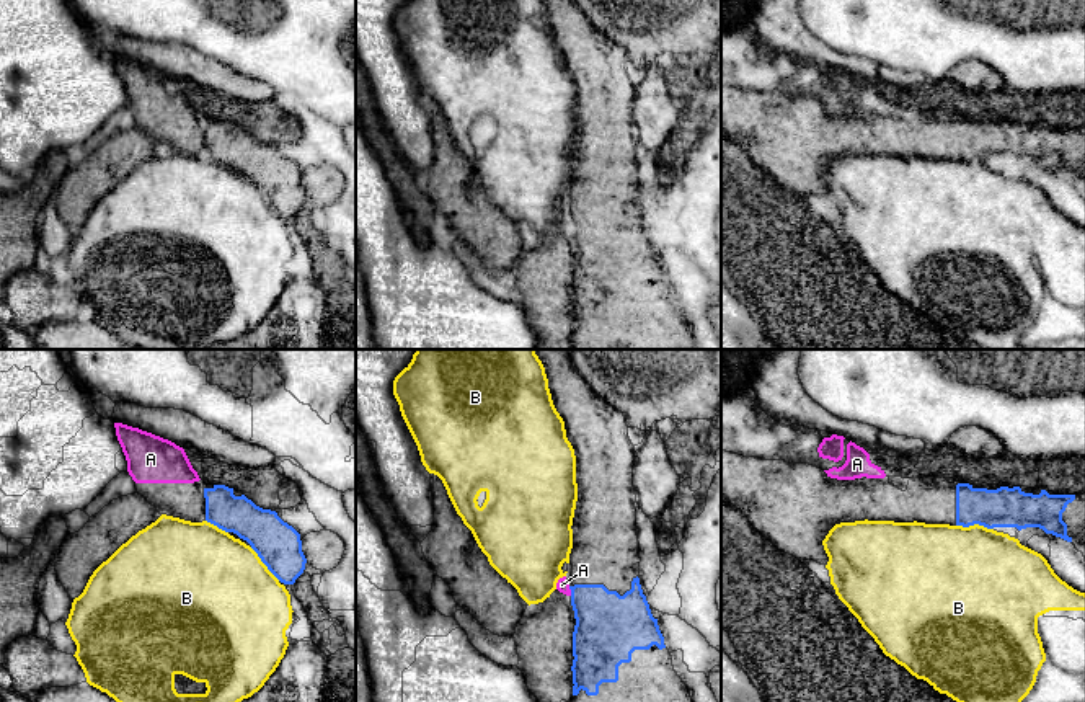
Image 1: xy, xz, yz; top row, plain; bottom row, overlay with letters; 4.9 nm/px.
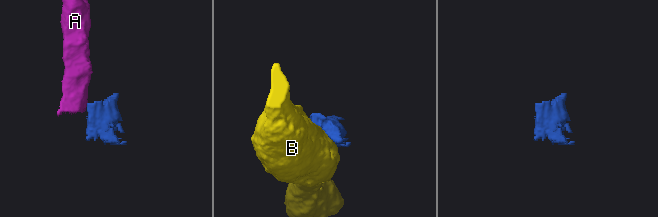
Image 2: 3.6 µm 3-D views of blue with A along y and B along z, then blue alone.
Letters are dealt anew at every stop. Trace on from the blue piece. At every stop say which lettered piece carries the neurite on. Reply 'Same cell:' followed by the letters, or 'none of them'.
Same cell: none of them

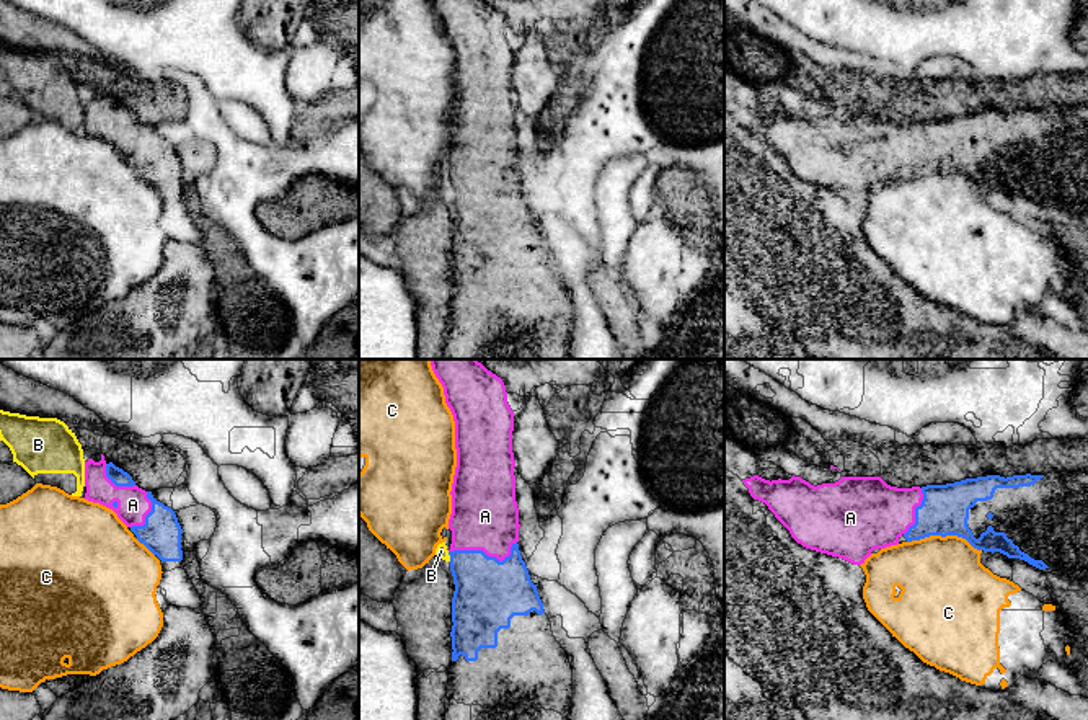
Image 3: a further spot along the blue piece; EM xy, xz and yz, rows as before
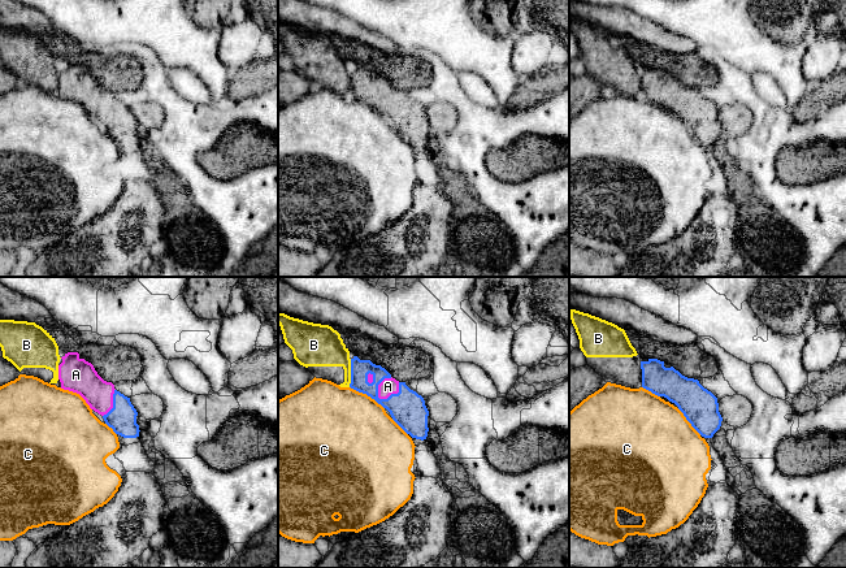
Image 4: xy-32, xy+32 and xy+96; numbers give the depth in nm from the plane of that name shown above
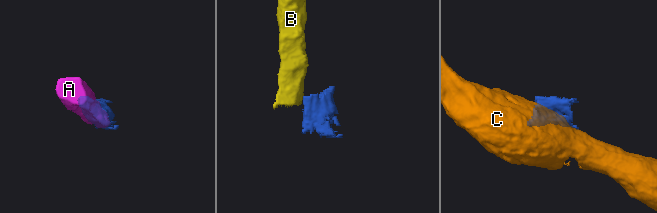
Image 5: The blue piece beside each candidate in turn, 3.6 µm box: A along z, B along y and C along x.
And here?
Same cell: A

